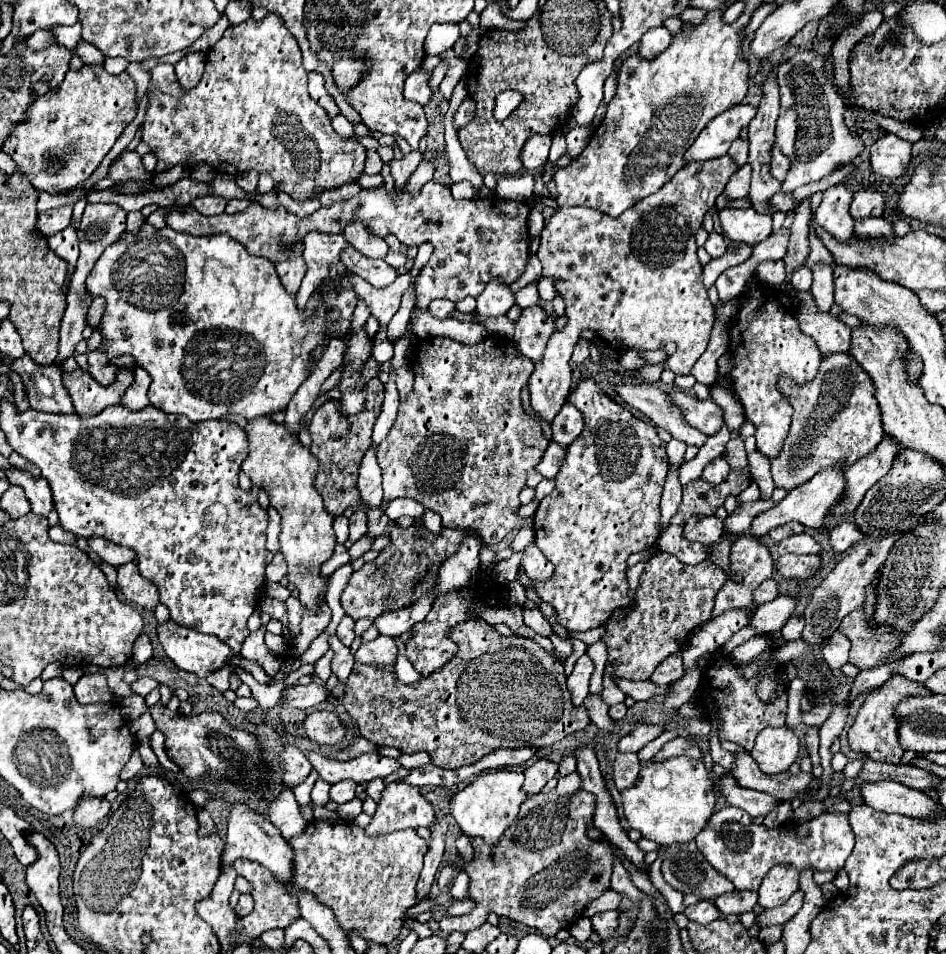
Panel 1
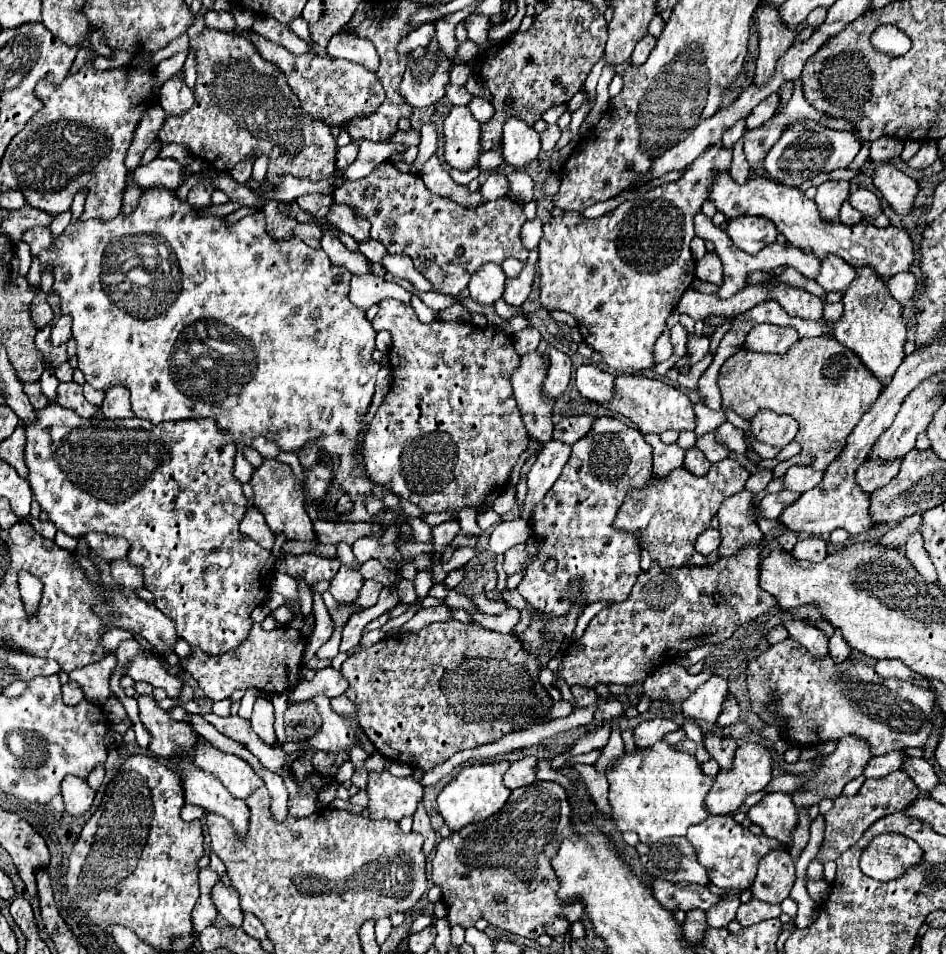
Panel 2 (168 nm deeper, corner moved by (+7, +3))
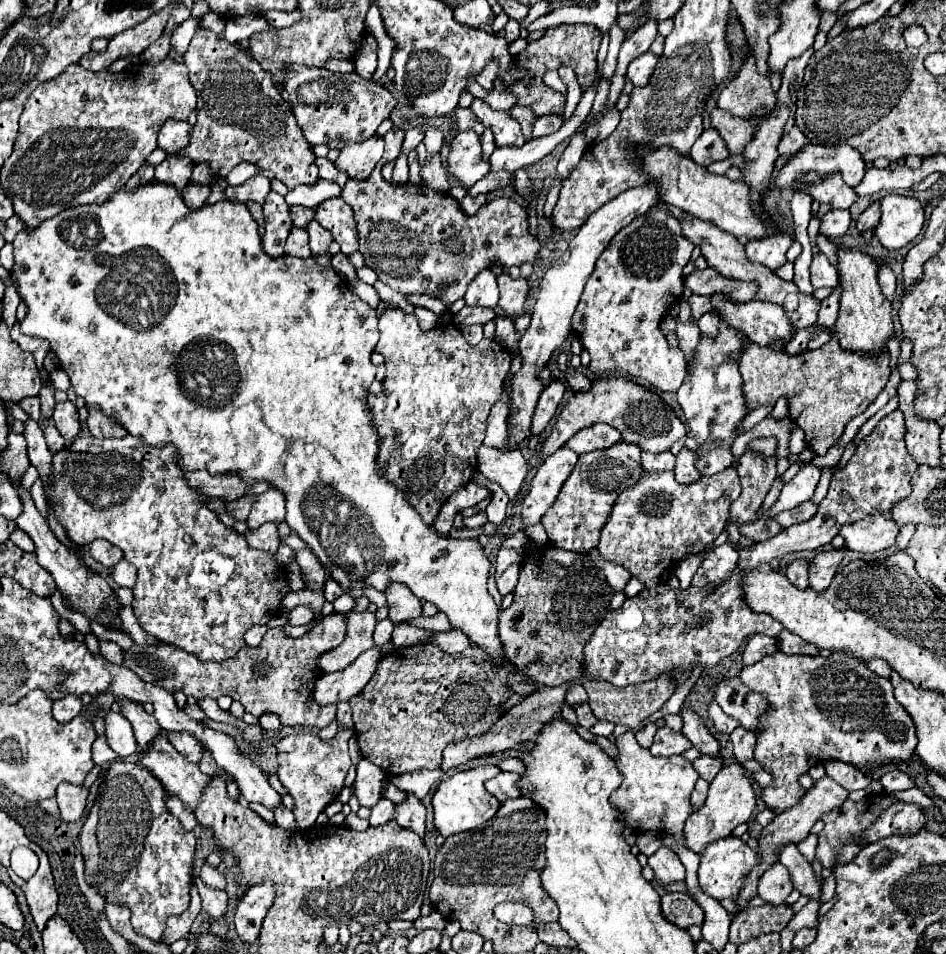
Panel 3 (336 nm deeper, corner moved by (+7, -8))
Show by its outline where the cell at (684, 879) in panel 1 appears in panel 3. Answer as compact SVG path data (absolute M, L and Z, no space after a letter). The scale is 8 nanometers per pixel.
M659 847L649 857L649 867L655 871L655 879L661 883L675 883L685 879L685 867L681 865L679 857L667 847Z

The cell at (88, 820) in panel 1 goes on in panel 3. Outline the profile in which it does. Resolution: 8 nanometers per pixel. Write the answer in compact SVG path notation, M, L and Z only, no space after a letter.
M59 783L59 789L55 793L55 799L59 803L61 819L71 823L81 819L87 803L87 789L83 785L71 785L71 783Z

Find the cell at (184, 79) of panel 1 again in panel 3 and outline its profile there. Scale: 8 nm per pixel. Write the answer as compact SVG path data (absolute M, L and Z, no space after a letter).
M169 119L157 137L157 147L163 149L167 155L177 155L181 149L185 149L191 141L191 125L189 123L175 123L175 119Z

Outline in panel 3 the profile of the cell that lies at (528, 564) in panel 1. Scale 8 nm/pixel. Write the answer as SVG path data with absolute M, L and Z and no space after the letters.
M509 565L497 579L497 589L505 597L507 593L513 593L517 587L517 575L519 575L519 565Z

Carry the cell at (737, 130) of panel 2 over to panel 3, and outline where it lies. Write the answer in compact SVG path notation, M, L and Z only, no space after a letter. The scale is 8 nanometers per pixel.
M751 45L747 47L745 61L731 83L719 93L717 107L731 111L735 117L747 117L755 107L773 109L777 105L775 91L767 75L761 75L755 65L755 55Z

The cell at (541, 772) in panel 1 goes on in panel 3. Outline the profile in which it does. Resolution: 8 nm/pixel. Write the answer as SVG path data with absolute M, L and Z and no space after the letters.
M499 773L497 777L485 781L485 789L491 795L495 795L495 799L499 799L499 803L503 803L507 799L519 797L519 789L515 787L517 781L519 781L517 773Z

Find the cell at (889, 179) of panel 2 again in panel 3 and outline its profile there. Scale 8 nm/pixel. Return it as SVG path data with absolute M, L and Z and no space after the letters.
M887 195L881 199L881 223L875 229L879 243L889 249L897 251L911 243L923 227L923 205L905 195Z

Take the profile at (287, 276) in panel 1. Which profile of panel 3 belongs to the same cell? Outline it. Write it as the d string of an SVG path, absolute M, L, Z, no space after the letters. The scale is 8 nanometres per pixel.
M271 191L263 203L263 215L265 215L265 235L263 235L263 249L269 257L281 257L283 255L283 243L293 227L289 217L289 205L287 201Z

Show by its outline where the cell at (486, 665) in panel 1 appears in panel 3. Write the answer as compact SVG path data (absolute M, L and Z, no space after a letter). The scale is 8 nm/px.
M419 643L419 645L413 645L413 647L401 647L401 649L395 649L391 655L385 655L381 661L379 661L379 667L371 679L371 683L367 683L367 687L361 691L361 695L355 695L349 705L353 709L353 723L355 723L355 737L357 737L357 743L359 743L359 749L361 749L361 755L365 759L369 759L373 765L381 767L385 771L385 775L401 775L401 773L411 773L415 769L439 769L439 763L441 763L441 753L443 753L443 747L449 745L449 743L455 743L463 737L477 737L477 735L483 735L487 733L495 721L501 717L501 705L511 697L511 691L507 689L507 669L499 669L495 667L477 647L467 647L465 651L457 653L457 655L445 655L437 645L433 643Z

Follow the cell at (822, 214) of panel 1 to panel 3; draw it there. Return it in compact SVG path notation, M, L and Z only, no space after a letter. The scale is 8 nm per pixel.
M841 173L827 175L823 181L813 183L813 185L797 185L793 187L795 191L805 191L819 203L831 203L833 209L849 209L857 201L857 193L845 185L841 179Z

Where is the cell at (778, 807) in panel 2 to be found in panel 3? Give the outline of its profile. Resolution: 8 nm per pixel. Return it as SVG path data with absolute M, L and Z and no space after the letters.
M787 845L783 847L779 861L787 867L789 875L791 875L791 883L793 887L801 893L807 895L809 899L819 901L821 897L821 881L817 881L811 865L807 863L807 859L797 851L797 845Z

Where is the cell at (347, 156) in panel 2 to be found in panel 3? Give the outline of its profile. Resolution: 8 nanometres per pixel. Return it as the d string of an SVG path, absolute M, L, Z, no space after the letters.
M315 159L315 165L319 167L319 179L333 181L339 187L343 187L347 183L347 175L343 175L343 171L339 171L329 159Z

